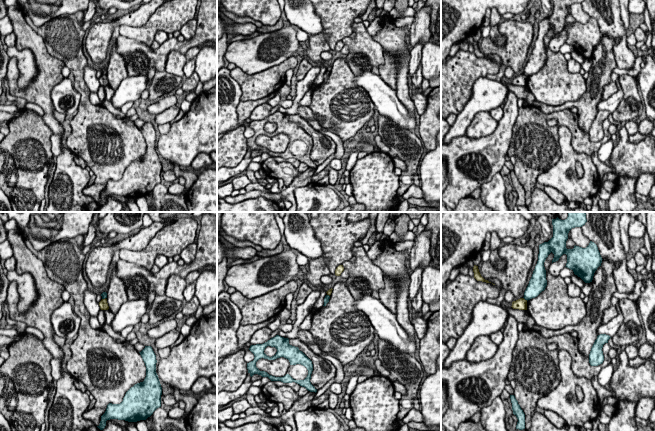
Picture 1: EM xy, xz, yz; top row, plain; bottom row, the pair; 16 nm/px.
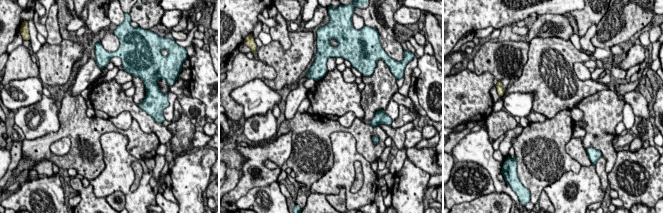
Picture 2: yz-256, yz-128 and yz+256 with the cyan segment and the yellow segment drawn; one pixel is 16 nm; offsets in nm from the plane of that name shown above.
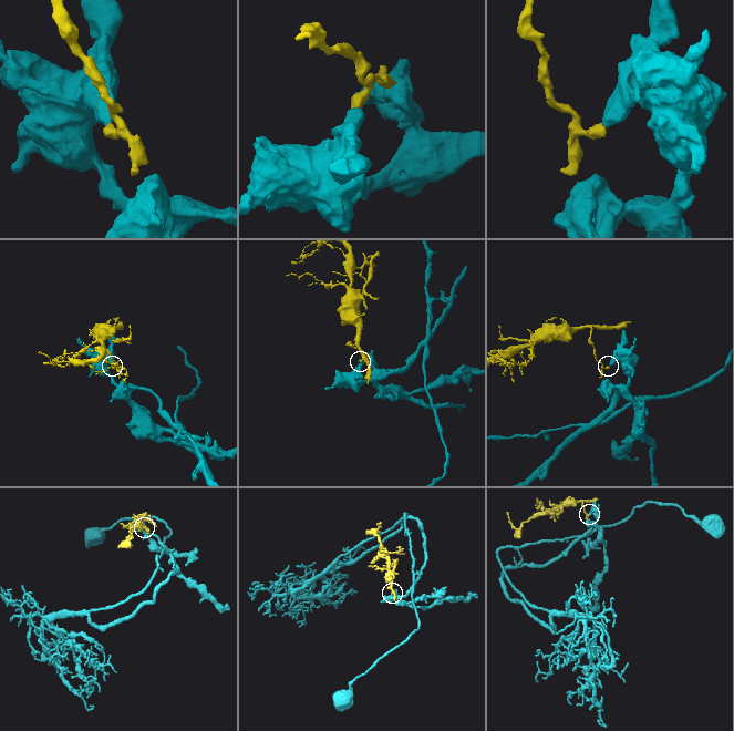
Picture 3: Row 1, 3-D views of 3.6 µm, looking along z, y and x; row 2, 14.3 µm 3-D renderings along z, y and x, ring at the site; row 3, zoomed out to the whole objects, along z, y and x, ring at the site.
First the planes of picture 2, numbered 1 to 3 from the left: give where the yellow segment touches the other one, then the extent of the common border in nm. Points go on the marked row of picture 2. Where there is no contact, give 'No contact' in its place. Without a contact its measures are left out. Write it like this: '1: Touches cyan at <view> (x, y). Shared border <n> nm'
1: No contact
2: No contact
3: No contact

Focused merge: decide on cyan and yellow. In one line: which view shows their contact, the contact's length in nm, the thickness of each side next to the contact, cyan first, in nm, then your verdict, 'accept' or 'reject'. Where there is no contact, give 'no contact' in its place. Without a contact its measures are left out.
contact in yz; length 100 nm; calibres 240 and 190 nm; reject

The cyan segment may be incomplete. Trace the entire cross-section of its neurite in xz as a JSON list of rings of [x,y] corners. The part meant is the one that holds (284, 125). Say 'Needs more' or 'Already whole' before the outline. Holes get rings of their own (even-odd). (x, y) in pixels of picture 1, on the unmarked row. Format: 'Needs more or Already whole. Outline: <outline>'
Already whole. Outline: [[[276,111],[267,118],[263,120],[251,121],[249,126],[254,130],[254,136],[247,139],[248,149],[252,153],[254,150],[261,151],[262,153],[268,153],[271,157],[281,157],[283,159],[292,159],[295,158],[302,163],[305,163],[310,168],[317,168],[317,165],[311,160],[311,150],[313,147],[312,137],[299,126],[298,123],[292,122],[289,120],[289,115]],[[267,122],[275,123],[277,128],[274,132],[269,133],[264,129],[264,126]],[[284,133],[289,136],[290,141],[301,140],[305,142],[308,146],[308,151],[304,156],[295,156],[289,150],[286,150],[283,153],[275,153],[269,151],[265,147],[260,147],[256,143],[256,138],[261,135],[275,136],[277,134]]]

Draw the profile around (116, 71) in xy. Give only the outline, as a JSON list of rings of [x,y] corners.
[[[116,42],[113,44],[110,61],[107,67],[107,79],[113,90],[116,90],[123,79],[128,77],[126,62],[117,52]]]

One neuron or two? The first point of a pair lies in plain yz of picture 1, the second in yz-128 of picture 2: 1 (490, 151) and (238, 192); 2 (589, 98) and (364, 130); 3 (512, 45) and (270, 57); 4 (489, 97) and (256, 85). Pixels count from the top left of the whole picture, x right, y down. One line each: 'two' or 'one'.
1: one
2: two
3: one
4: one

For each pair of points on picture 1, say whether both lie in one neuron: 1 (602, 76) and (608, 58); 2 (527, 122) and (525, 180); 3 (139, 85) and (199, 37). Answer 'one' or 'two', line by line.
1: one
2: one
3: two

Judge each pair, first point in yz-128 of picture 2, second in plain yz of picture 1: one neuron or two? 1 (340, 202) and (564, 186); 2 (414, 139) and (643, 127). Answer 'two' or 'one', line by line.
1: two
2: two

